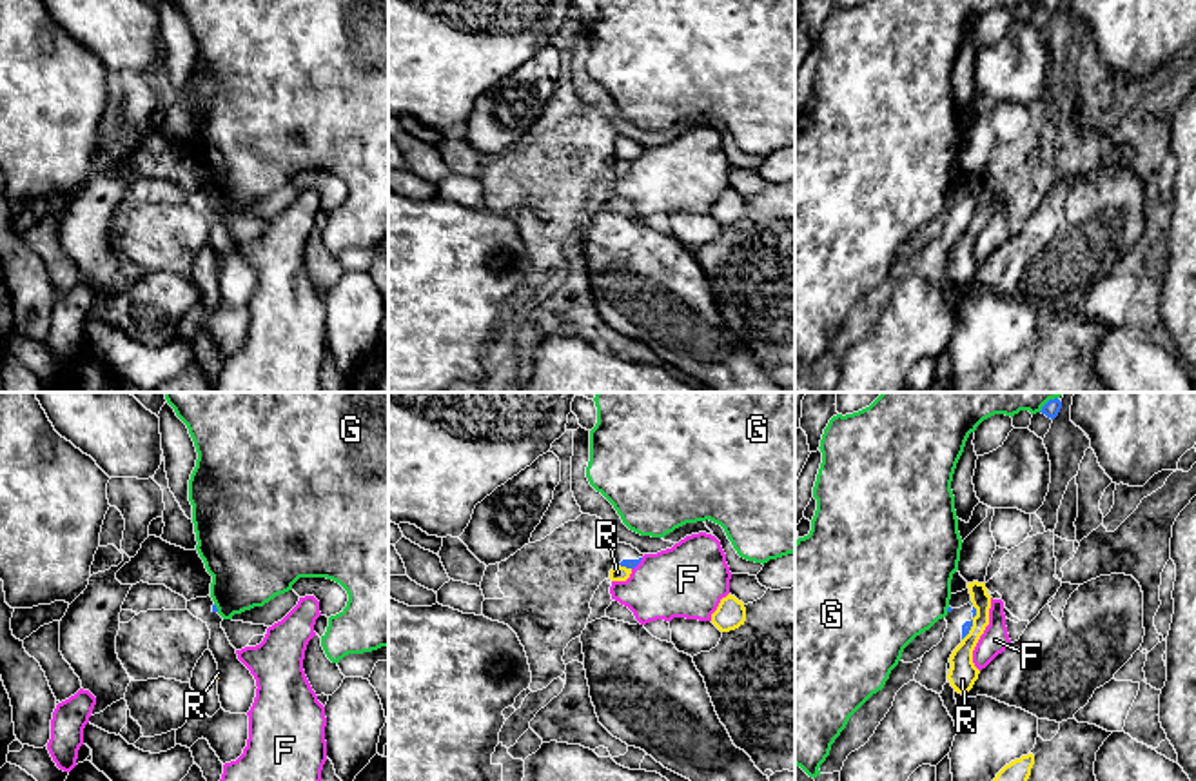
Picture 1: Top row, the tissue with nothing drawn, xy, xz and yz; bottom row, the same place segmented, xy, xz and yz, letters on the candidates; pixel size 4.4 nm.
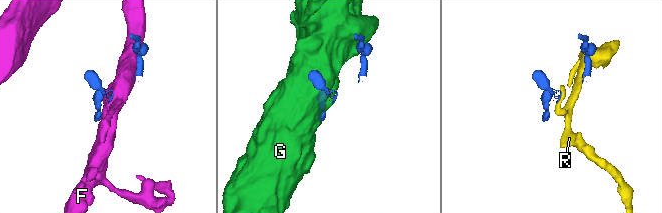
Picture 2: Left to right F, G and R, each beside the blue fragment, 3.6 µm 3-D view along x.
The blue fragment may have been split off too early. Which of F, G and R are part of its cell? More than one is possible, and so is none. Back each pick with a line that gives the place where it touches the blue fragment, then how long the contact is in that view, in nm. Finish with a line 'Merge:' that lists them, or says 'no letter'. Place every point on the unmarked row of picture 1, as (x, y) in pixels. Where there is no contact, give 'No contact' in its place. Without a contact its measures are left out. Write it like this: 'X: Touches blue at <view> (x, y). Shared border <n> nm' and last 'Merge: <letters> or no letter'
Merge: no letter

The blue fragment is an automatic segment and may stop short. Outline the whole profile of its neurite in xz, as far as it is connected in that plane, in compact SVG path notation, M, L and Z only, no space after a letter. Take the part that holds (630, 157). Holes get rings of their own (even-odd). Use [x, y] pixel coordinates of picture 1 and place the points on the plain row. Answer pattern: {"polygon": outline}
{"polygon": "M617 136L615 140L615 160L626 160L626 162L635 162L644 147L641 147L637 142L626 136Z"}

